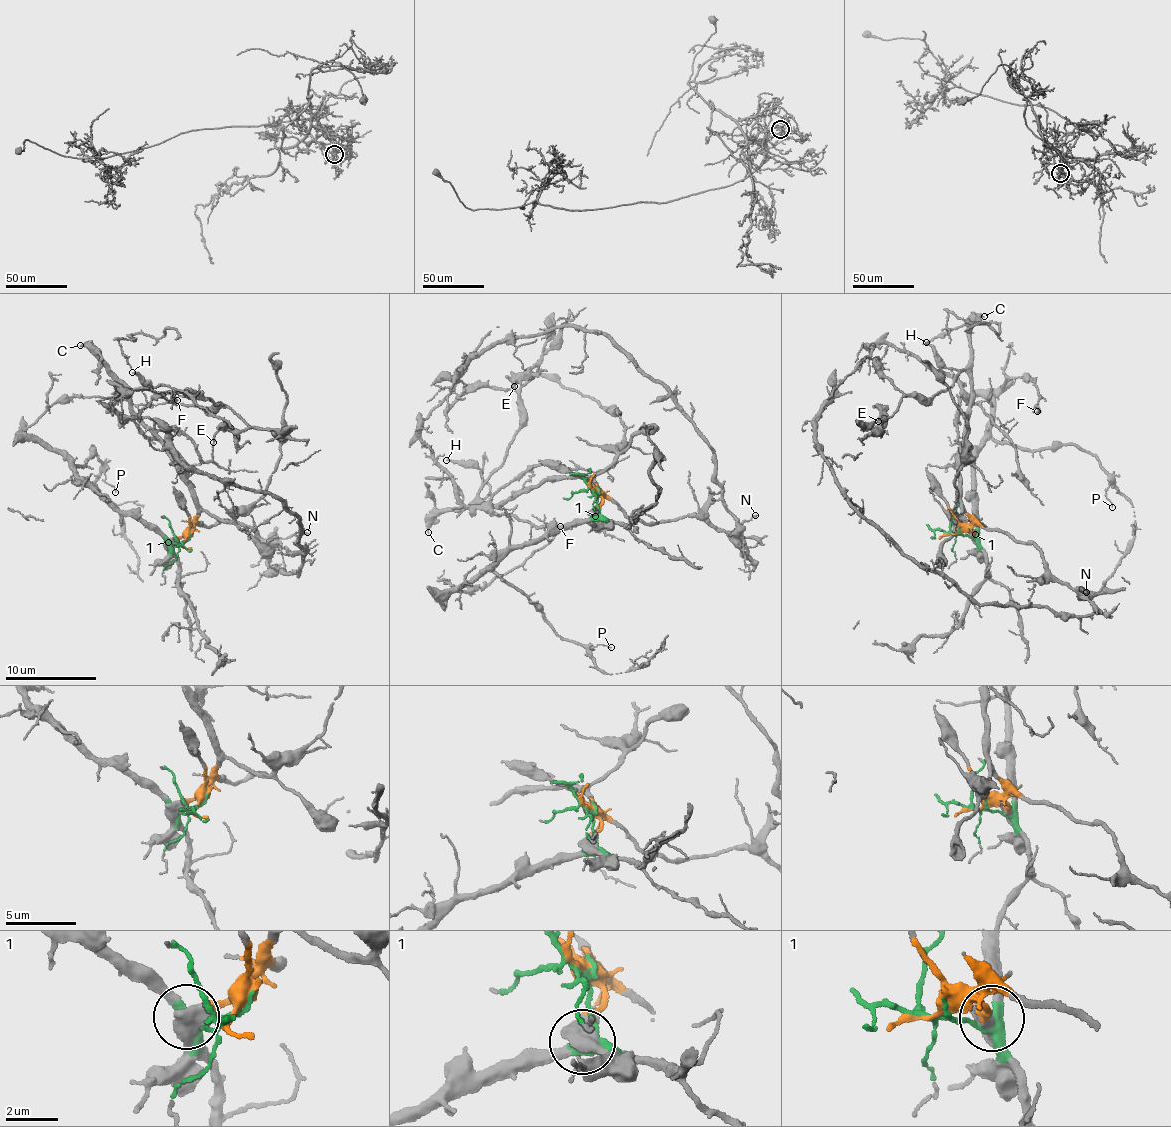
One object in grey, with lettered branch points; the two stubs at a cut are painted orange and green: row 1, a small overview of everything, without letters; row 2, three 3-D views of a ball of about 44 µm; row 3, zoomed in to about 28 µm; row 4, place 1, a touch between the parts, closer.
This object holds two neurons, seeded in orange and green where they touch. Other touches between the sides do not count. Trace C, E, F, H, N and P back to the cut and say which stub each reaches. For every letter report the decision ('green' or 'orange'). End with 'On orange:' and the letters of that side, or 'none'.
C: orange
E: orange
F: green
H: orange
N: orange
P: green
On orange: C, E, H, N

